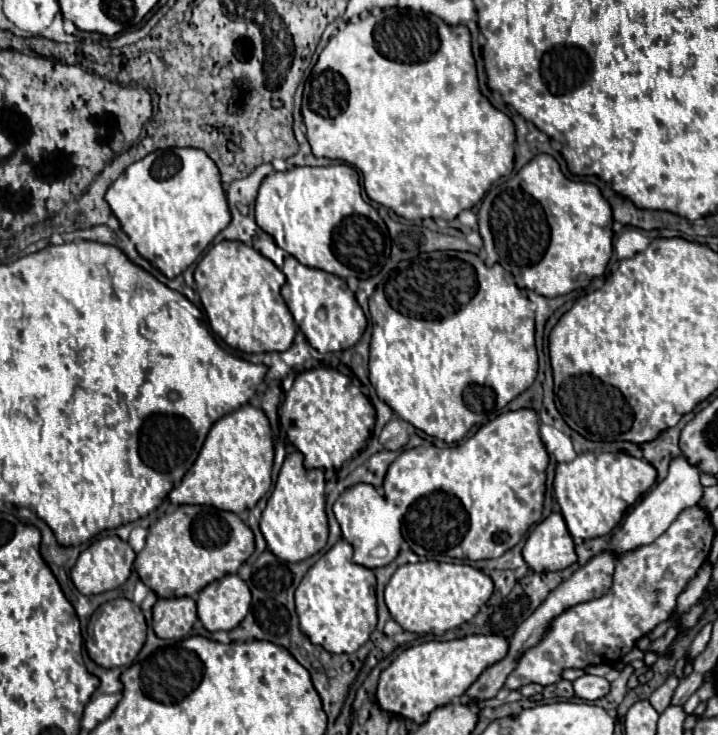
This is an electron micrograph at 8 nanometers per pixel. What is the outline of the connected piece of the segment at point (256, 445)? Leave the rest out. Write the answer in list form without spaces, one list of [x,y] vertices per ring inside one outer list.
[[[244,404],[212,426],[198,460],[186,472],[180,486],[168,494],[168,498],[172,504],[208,504],[240,514],[254,508],[256,502],[268,492],[272,484],[272,460],[274,446],[266,414],[252,404]]]

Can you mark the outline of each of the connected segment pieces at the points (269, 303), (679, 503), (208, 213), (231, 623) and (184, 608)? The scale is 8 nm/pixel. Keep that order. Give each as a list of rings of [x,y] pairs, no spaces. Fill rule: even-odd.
[[[232,240],[214,244],[198,262],[194,280],[212,330],[228,346],[242,352],[284,352],[292,346],[296,324],[280,296],[286,276],[258,250]]]
[[[676,458],[670,464],[670,472],[668,472],[666,480],[660,482],[650,494],[644,496],[644,500],[640,500],[640,504],[636,504],[630,510],[630,514],[624,518],[620,530],[616,534],[612,534],[606,550],[610,550],[618,558],[618,556],[622,556],[626,552],[638,550],[638,548],[654,542],[660,534],[664,534],[668,530],[668,526],[676,520],[676,516],[682,510],[686,510],[690,506],[696,506],[700,498],[702,498],[702,486],[700,486],[698,468],[688,464],[684,458]]]
[[[180,148],[180,150],[156,150],[142,160],[130,164],[118,180],[108,188],[106,200],[120,220],[122,230],[136,244],[142,258],[158,266],[166,278],[182,274],[214,240],[214,236],[230,224],[230,210],[226,194],[222,190],[220,172],[214,160],[200,148]]]
[[[238,574],[210,582],[198,596],[198,618],[208,632],[236,628],[250,608],[250,590]]]
[[[188,596],[158,598],[154,604],[154,632],[158,638],[182,640],[196,622],[196,602]]]

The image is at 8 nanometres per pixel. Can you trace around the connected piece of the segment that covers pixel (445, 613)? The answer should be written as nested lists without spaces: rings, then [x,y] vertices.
[[[416,562],[400,566],[388,586],[386,604],[392,618],[408,632],[440,636],[472,620],[492,594],[492,580],[482,570],[458,562]]]

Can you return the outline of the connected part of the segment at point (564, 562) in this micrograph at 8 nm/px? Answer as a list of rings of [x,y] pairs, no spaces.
[[[556,512],[528,534],[522,554],[534,572],[564,570],[578,560],[564,518]]]

